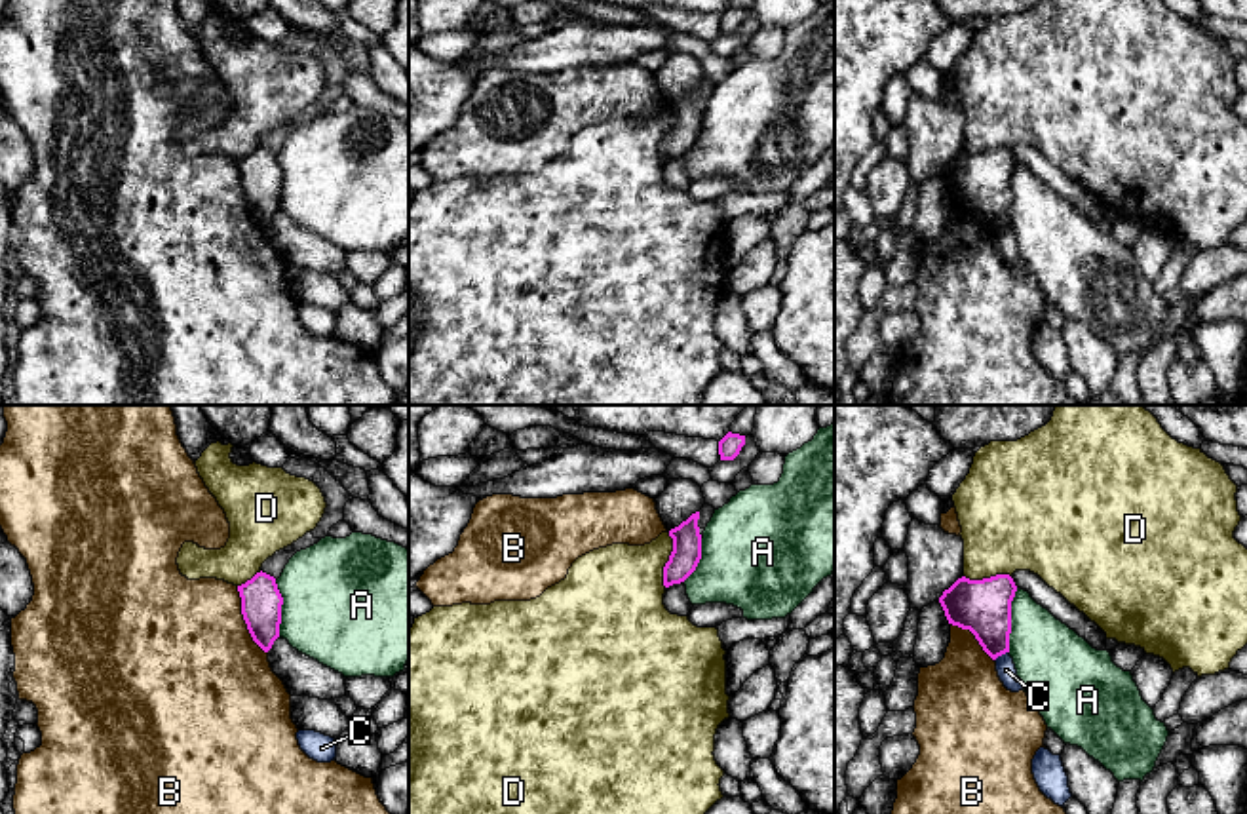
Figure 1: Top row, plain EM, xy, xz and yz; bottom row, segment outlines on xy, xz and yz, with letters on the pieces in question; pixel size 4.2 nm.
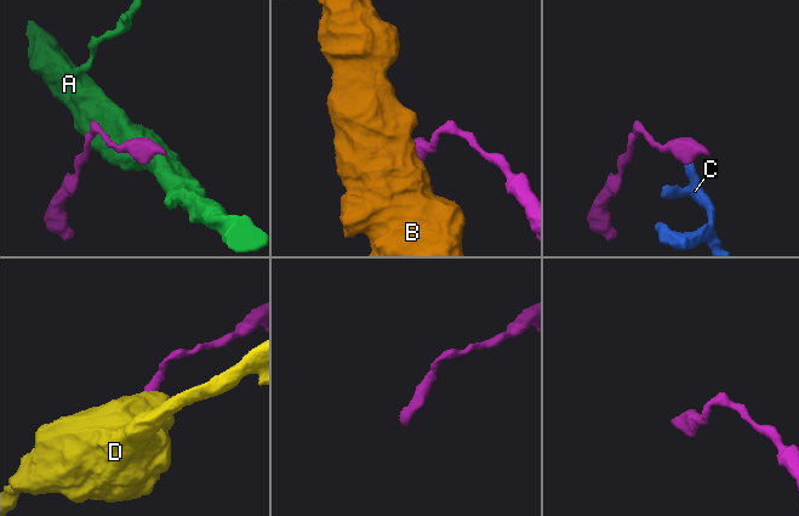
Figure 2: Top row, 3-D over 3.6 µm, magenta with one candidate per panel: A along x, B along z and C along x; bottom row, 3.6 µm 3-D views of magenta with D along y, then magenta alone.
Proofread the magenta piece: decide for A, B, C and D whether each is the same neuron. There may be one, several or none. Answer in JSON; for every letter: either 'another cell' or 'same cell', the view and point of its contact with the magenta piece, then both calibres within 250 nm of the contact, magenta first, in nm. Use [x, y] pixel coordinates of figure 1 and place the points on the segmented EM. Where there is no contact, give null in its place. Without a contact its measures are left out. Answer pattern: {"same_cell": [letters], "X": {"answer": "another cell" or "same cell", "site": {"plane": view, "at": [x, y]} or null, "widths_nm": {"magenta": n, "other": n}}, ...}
{"same_cell": [], "A": {"answer": "another cell", "site": {"plane": "yz", "at": [1010, 620]}, "widths_nm": {"magenta": 240, "other": 320}}, "B": {"answer": "another cell", "site": {"plane": "xy", "at": [244, 619]}, "widths_nm": {"magenta": 180, "other": 500}}, "C": {"answer": "another cell", "site": {"plane": "yz", "at": [1000, 655]}, "widths_nm": {"magenta": 240, "other": 80}}, "D": {"answer": "another cell", "site": {"plane": "xz", "at": [670, 560]}, "widths_nm": {"magenta": 130, "other": 360}}}

